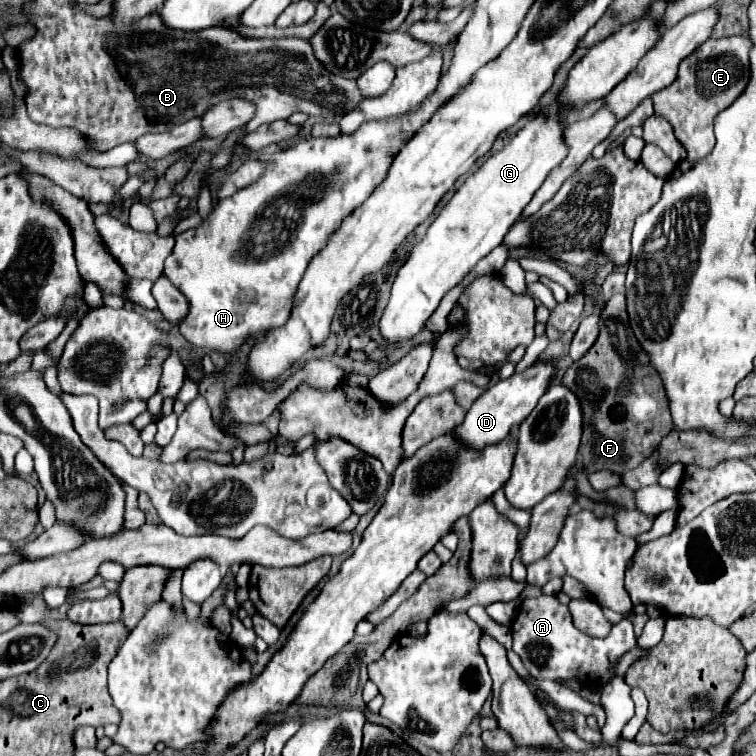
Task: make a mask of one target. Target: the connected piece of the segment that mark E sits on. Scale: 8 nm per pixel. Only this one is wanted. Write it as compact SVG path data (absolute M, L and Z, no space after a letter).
M748 37L708 39L682 61L676 81L652 95L654 113L672 123L676 139L686 147L688 161L698 161L714 149L714 117L730 107L746 89L750 79L750 49L752 41Z

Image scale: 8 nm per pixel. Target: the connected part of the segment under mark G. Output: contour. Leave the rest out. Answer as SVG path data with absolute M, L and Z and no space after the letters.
M554 103L540 111L538 117L518 131L502 151L490 155L484 165L466 179L432 221L424 239L414 245L396 275L390 301L380 319L380 333L386 343L398 343L422 329L444 293L458 285L484 255L502 243L510 225L518 221L536 189L566 153L566 145L562 143L560 109L558 103Z

